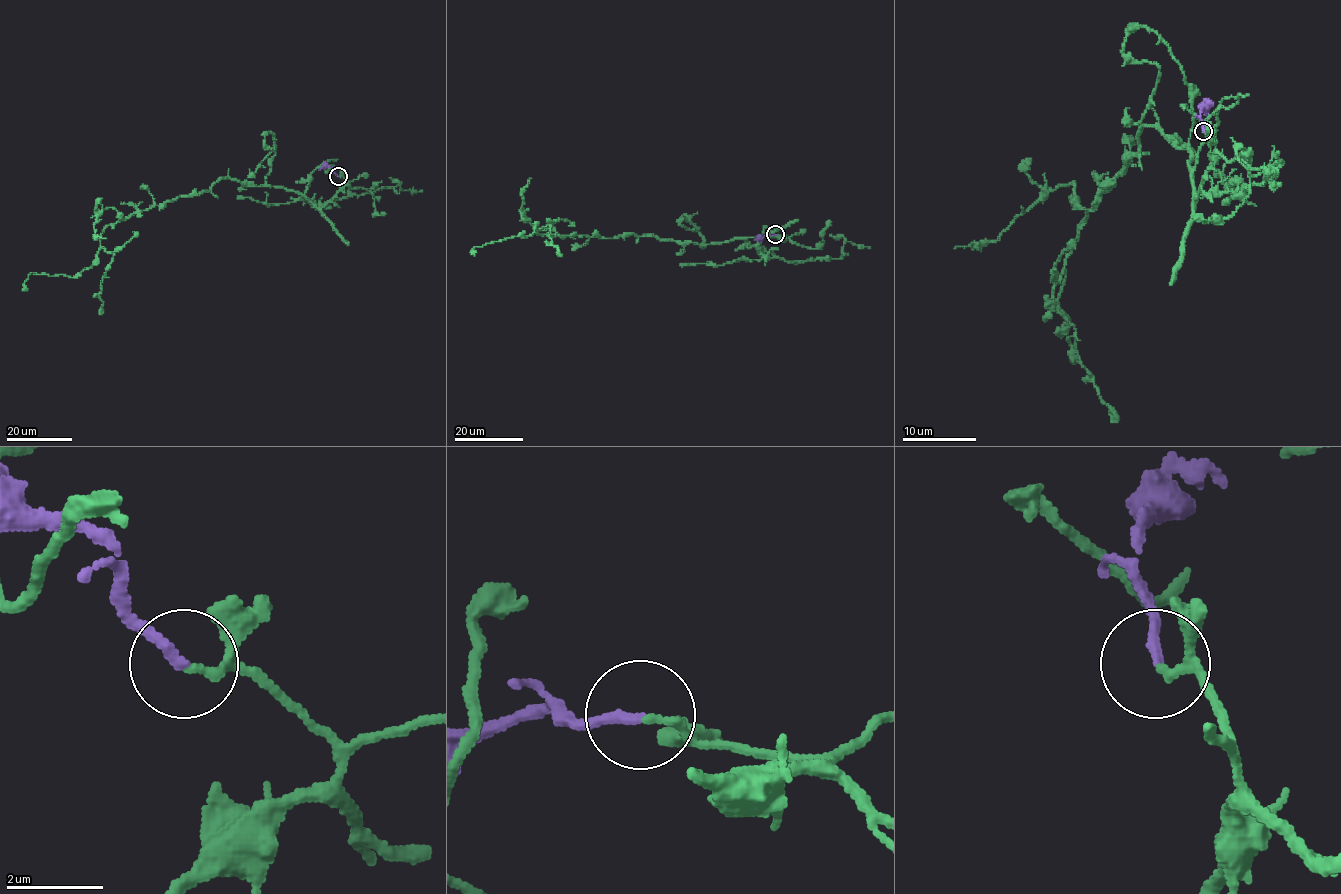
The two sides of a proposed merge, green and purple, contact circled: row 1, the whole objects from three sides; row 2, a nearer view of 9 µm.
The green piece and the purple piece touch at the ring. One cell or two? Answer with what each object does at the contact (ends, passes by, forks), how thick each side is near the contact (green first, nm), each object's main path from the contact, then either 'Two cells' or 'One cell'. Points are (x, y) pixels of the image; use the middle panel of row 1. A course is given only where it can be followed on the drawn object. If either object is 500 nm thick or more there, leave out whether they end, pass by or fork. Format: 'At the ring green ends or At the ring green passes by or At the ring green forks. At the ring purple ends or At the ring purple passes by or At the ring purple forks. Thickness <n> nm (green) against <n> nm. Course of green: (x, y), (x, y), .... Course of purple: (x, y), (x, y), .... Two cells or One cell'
At the ring green ends. At the ring purple ends. Thickness 180 nm (green) against 240 nm. Course of green: (775, 235), (789, 238), (696, 245), (535, 229), (472, 254). Course of purple: (775, 234), (754, 239). Two cells

